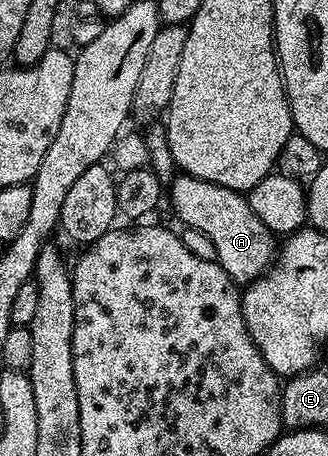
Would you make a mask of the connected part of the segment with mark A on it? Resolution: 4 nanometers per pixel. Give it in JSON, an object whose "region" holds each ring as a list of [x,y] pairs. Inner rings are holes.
{"region":[[[181,173],[174,178],[167,195],[173,198],[173,211],[182,219],[185,227],[199,230],[211,239],[215,245],[217,262],[233,278],[234,283],[254,283],[273,266],[279,251],[278,240],[267,229],[267,225],[255,217],[255,209],[251,209],[248,198],[242,192]]]}

